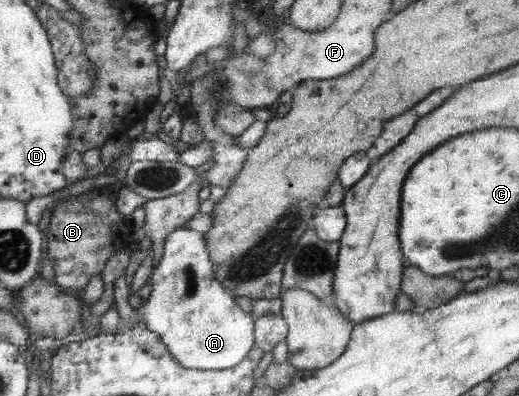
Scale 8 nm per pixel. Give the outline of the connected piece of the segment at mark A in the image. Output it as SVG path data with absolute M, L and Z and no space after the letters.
M185 224L170 233L163 243L162 258L152 269L150 290L144 302L136 308L139 324L157 333L165 348L172 354L178 365L202 371L225 370L237 367L254 348L253 326L255 318L245 313L234 303L234 296L224 293L224 287L213 274L209 250L205 244L204 232L188 230Z

